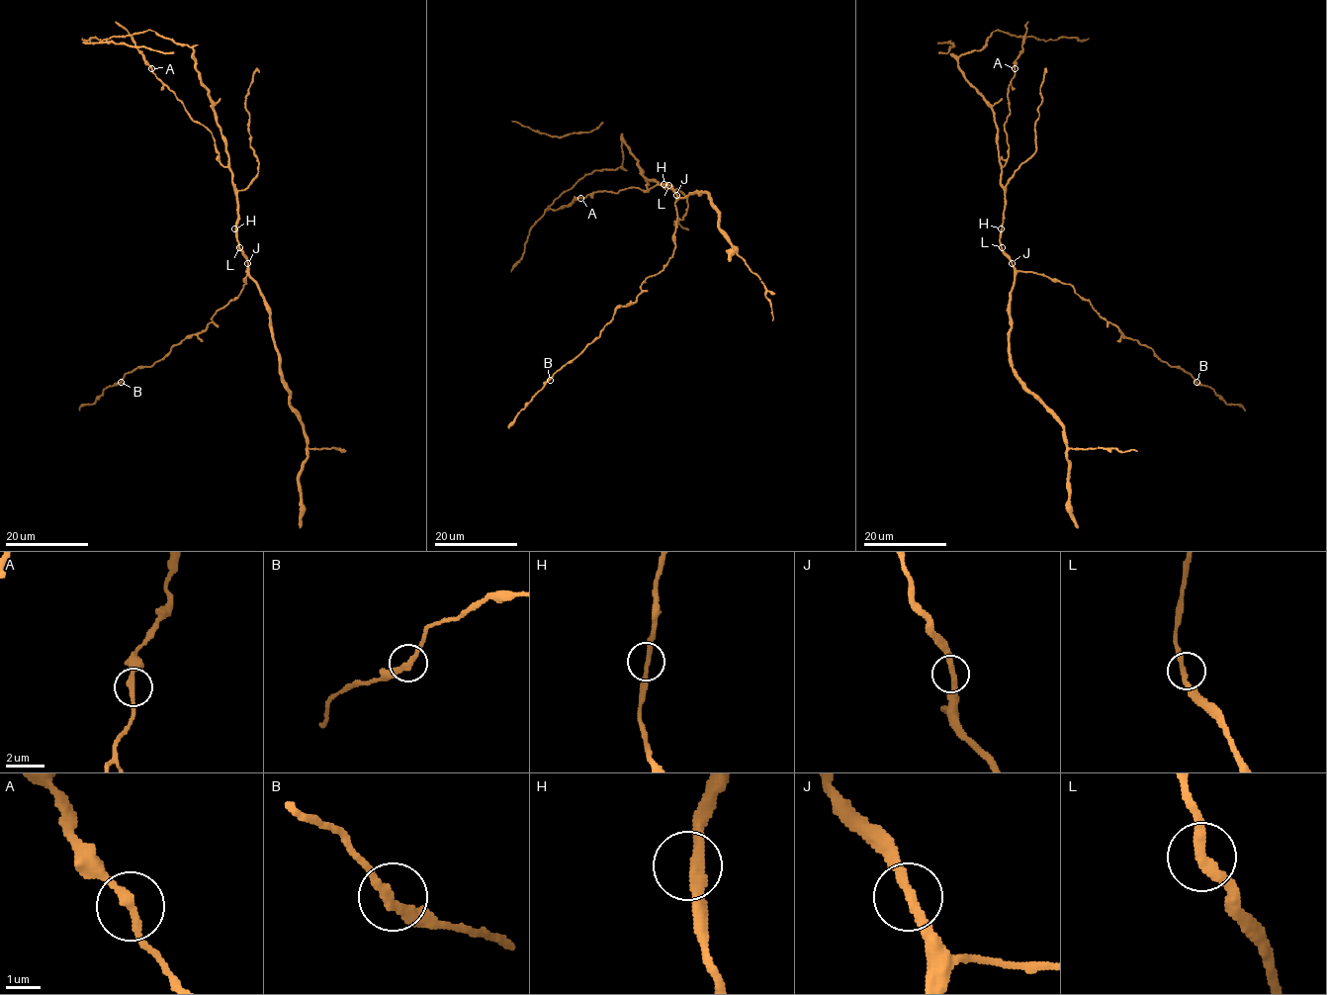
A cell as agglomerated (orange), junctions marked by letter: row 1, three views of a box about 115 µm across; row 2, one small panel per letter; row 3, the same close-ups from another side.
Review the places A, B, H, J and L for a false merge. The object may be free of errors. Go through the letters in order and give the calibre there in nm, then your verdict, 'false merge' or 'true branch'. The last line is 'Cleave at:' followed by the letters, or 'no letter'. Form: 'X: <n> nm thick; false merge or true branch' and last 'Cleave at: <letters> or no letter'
A: 260 nm thick; true branch
B: 280 nm thick; true branch
H: 280 nm thick; true branch
J: 280 nm thick; true branch
L: 280 nm thick; true branch
Cleave at: no letter

